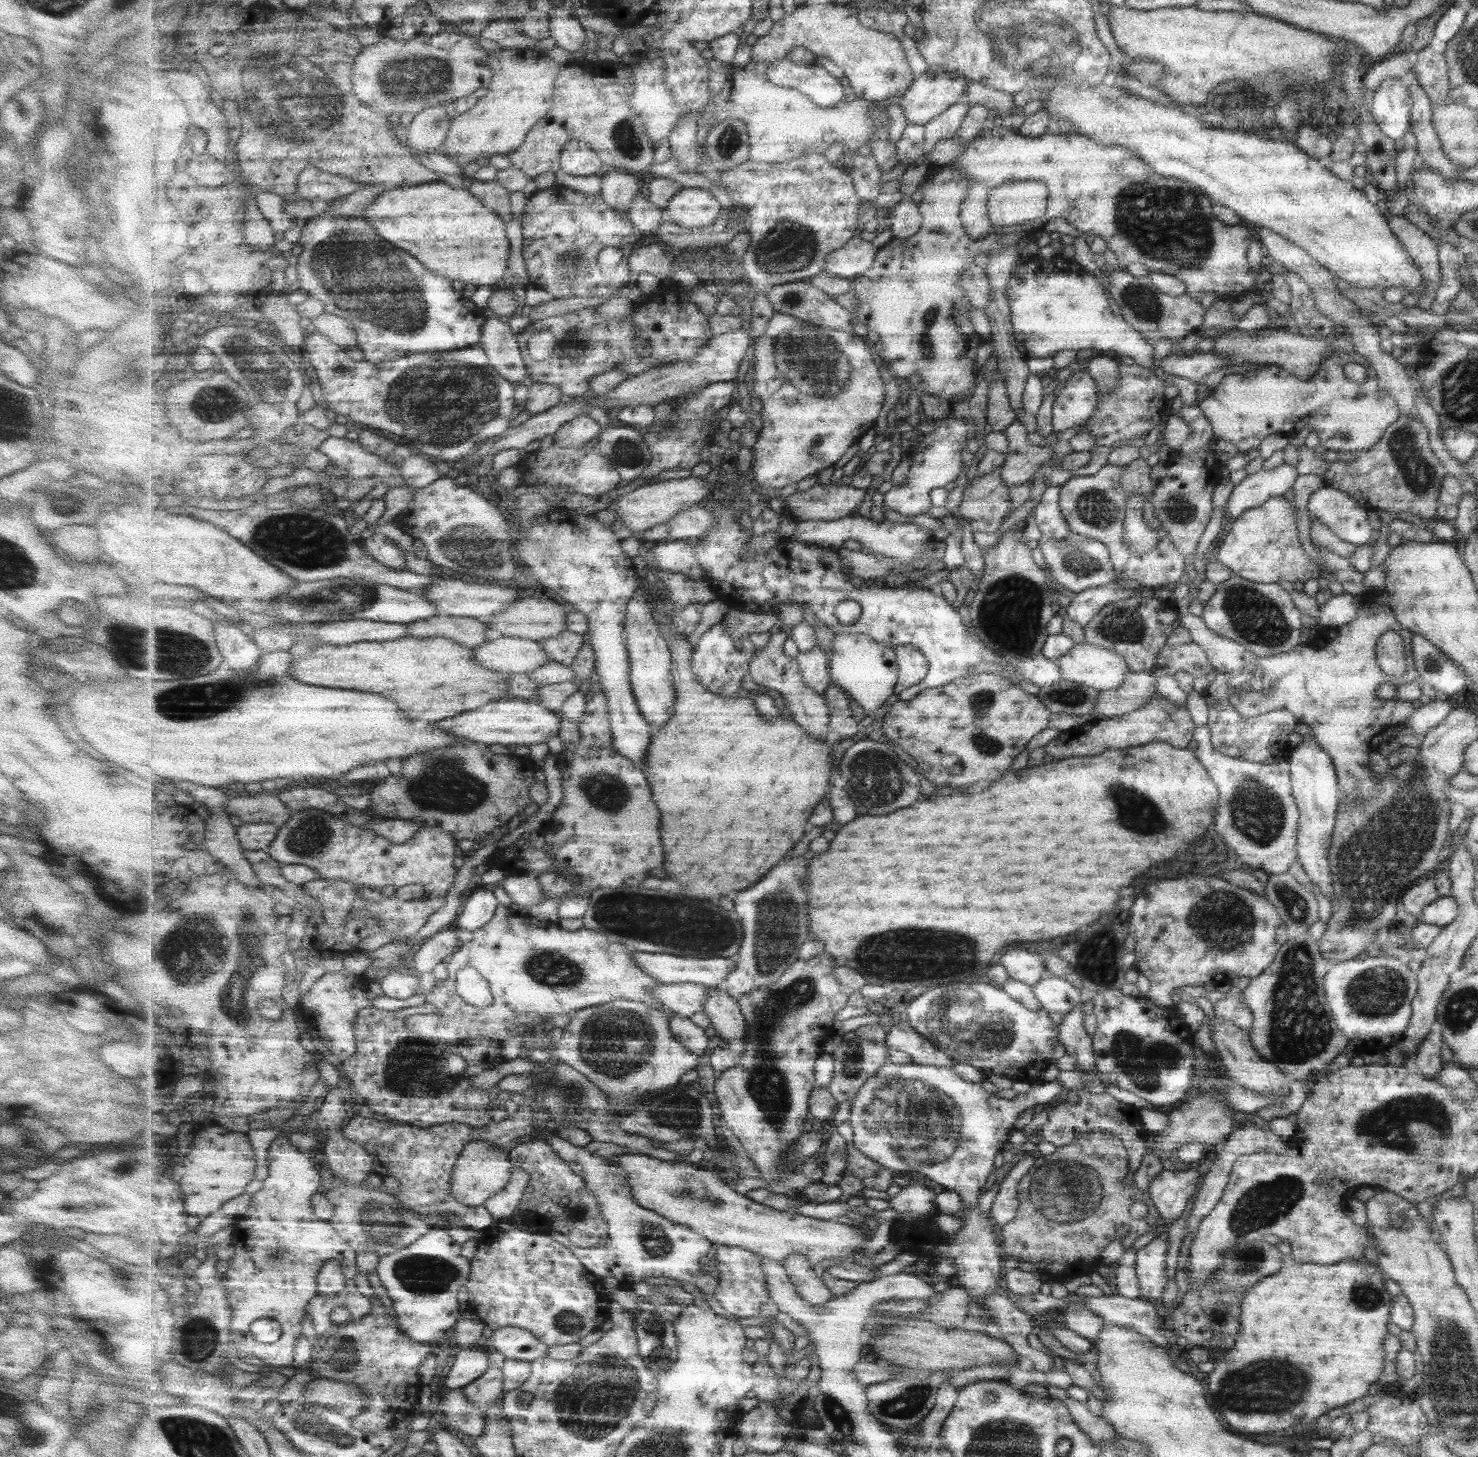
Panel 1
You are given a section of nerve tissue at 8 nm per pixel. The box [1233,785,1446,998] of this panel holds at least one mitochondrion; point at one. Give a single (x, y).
(1295, 904)

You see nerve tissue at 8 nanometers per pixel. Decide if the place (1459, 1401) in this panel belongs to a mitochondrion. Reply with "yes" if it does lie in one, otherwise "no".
yes

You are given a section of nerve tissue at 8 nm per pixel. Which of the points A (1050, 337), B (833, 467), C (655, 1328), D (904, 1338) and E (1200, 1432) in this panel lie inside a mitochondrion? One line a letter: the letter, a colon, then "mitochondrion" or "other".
A: other
B: other
C: mitochondrion
D: other
E: other

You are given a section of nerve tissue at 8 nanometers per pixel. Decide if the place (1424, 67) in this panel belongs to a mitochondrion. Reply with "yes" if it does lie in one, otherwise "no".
no

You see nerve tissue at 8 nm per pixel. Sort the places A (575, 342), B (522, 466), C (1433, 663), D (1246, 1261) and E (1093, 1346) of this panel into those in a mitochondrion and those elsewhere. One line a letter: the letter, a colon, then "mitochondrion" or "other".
A: mitochondrion
B: other
C: mitochondrion
D: mitochondrion
E: other

